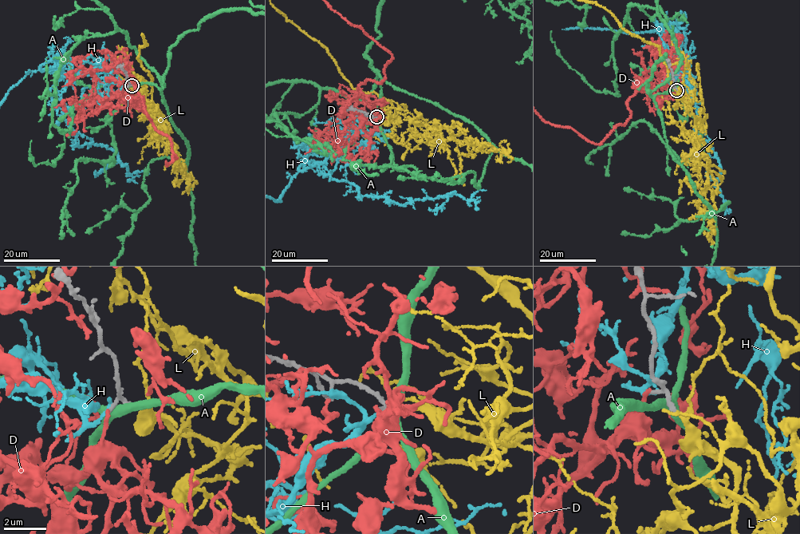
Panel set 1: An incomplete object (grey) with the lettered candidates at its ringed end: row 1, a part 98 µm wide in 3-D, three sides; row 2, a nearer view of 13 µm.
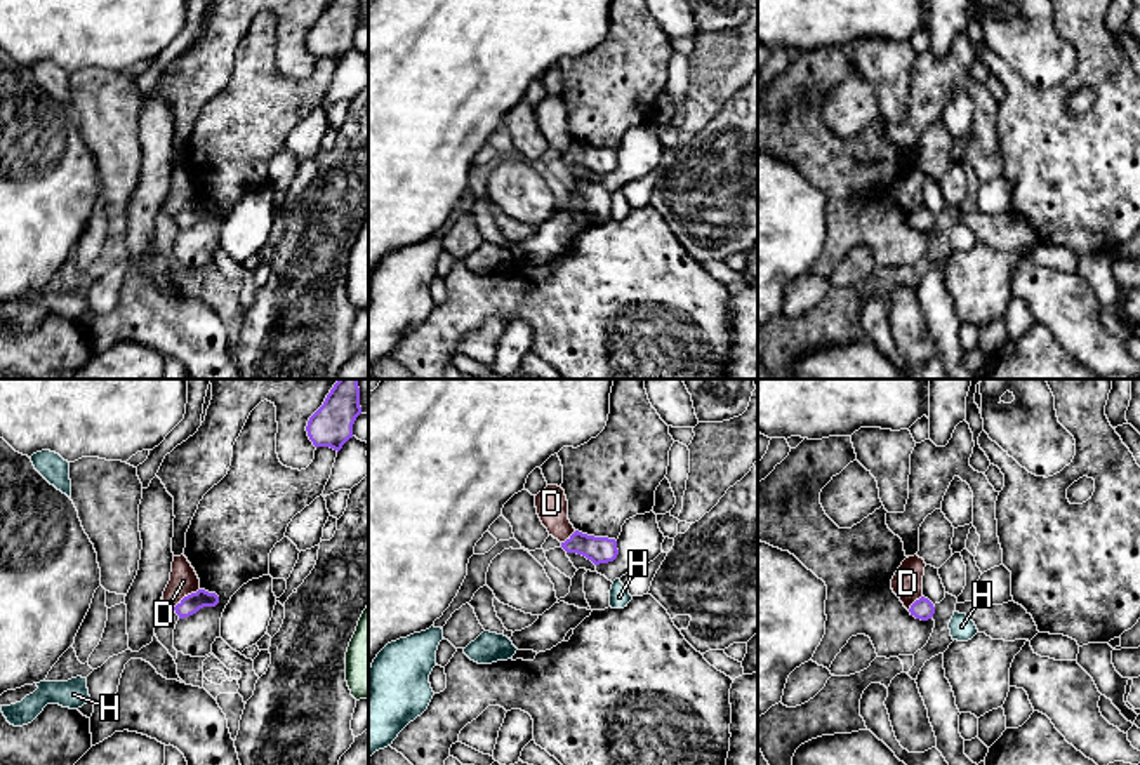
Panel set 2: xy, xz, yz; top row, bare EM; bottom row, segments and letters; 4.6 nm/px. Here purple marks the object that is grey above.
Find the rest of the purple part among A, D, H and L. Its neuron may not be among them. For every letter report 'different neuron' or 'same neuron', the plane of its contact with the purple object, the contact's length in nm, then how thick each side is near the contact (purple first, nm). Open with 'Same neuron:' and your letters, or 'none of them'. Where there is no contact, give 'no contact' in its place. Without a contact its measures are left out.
Same neuron: L
A: different neuron | no contact
D: different neuron | xy | 160 nm | 90/130 nm
H: different neuron | no contact
L: same neuron | no contact

